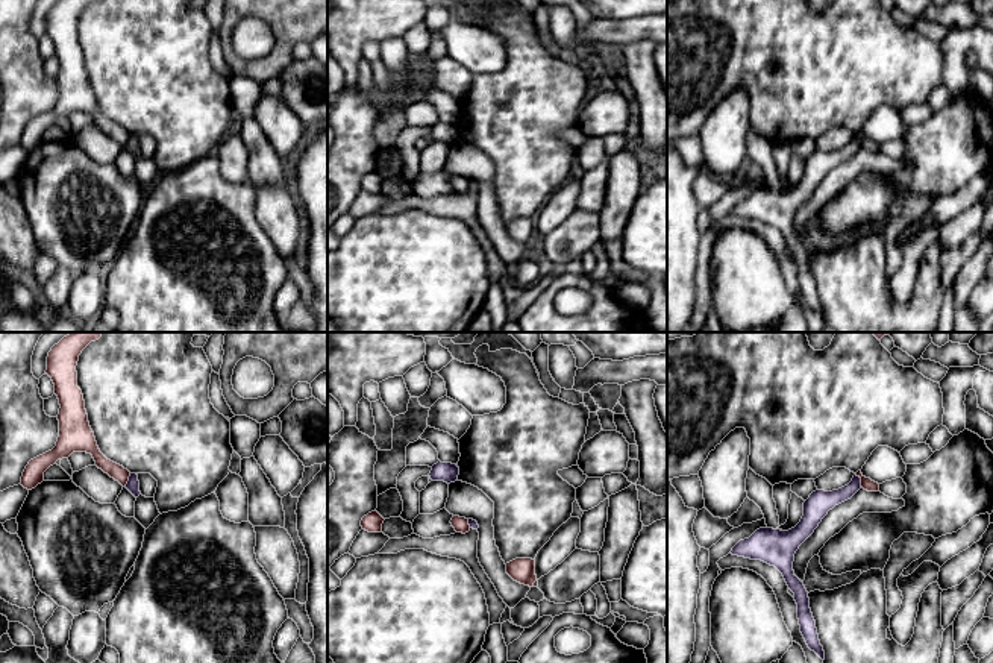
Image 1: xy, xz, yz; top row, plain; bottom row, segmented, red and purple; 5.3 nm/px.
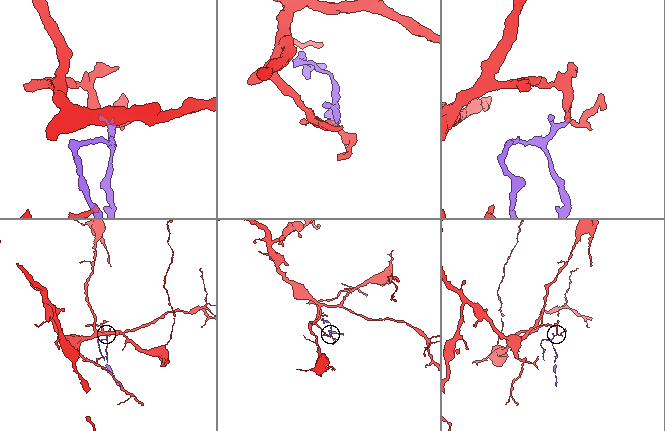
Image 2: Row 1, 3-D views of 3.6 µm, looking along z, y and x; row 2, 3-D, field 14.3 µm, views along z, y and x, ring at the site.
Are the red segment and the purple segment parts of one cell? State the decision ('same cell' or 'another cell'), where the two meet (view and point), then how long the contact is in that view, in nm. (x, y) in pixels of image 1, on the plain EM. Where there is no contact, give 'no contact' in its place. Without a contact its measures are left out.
another cell; meets red in yz at (861, 140); contact 80 nm long

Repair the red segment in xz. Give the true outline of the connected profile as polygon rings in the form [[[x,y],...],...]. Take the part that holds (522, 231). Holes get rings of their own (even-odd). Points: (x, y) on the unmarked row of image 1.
[[[515,218],[506,223],[506,234],[517,243],[534,247],[537,241],[535,220],[532,218]]]

